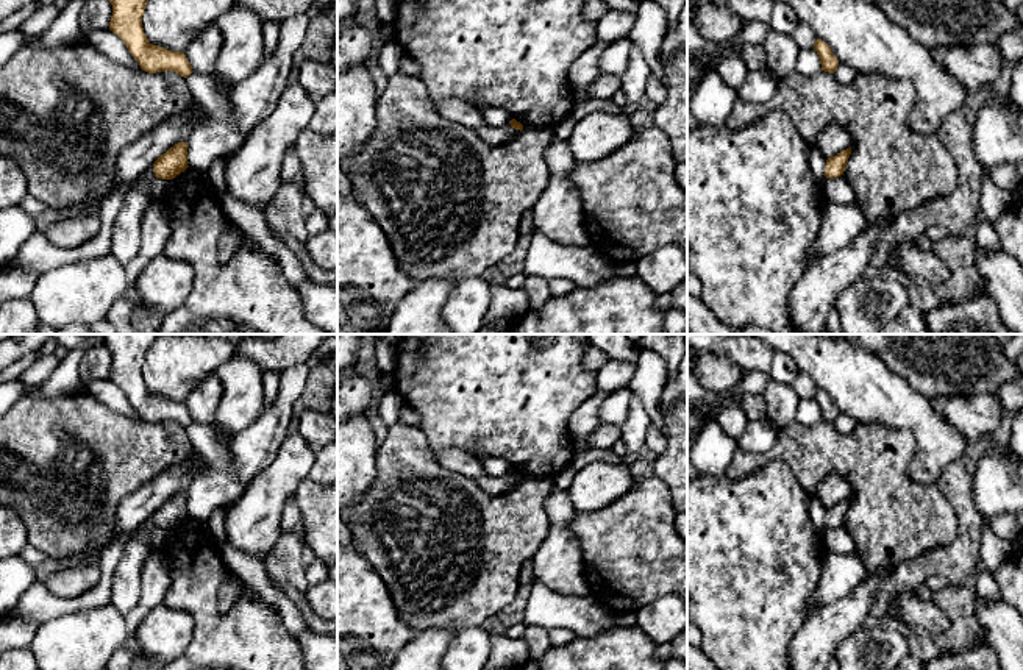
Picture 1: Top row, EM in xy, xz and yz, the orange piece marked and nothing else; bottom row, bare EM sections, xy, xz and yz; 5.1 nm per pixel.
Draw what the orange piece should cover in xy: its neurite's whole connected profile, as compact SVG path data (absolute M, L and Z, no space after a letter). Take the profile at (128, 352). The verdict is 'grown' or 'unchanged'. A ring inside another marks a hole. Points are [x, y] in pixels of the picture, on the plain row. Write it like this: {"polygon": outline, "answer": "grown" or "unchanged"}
{"polygon": "M103 334L103 344L112 355L109 380L123 390L142 420L172 420L187 428L194 420L186 404L150 394L144 383L144 359L156 337L158 334Z", "answer": "unchanged"}

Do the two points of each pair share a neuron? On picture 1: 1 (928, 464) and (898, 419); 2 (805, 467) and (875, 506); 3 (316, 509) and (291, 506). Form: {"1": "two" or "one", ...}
{"1": "one", "2": "one", "3": "two"}

